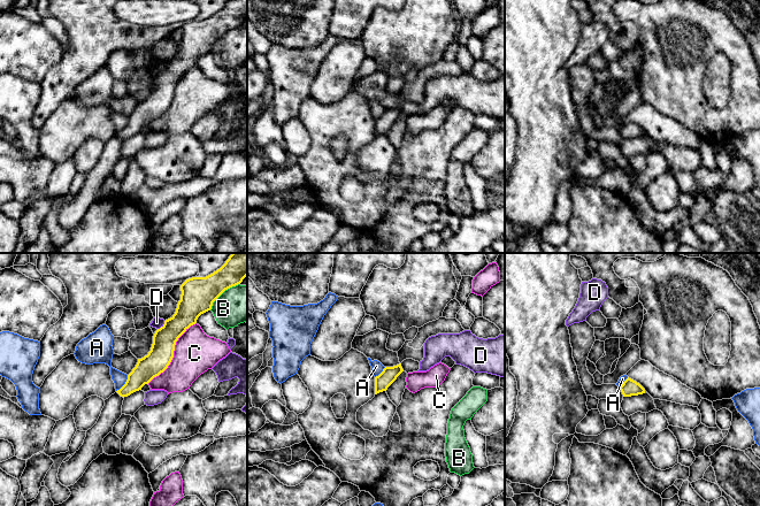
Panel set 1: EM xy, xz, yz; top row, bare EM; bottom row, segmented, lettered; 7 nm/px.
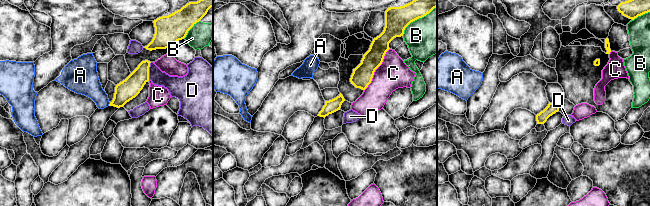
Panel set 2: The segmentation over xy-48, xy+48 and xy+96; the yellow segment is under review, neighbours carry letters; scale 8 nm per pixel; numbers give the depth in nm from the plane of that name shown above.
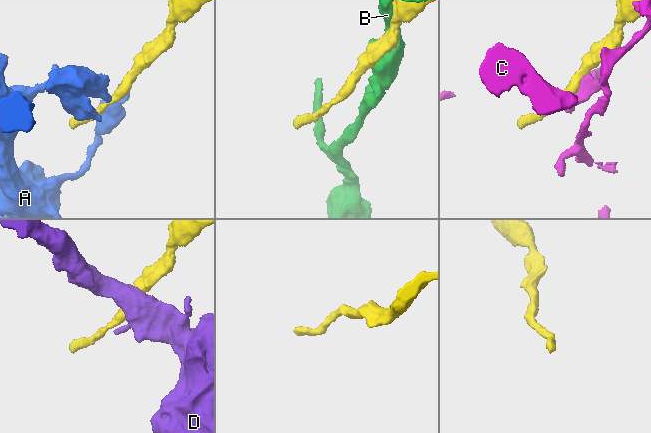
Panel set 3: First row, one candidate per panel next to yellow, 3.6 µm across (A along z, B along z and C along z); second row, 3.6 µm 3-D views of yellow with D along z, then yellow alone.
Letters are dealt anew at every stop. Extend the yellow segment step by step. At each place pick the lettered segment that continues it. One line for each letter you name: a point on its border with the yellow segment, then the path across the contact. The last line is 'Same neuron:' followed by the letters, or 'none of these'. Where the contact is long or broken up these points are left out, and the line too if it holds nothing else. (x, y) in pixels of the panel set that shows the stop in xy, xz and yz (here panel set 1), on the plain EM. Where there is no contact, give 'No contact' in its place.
Same neuron: none of these

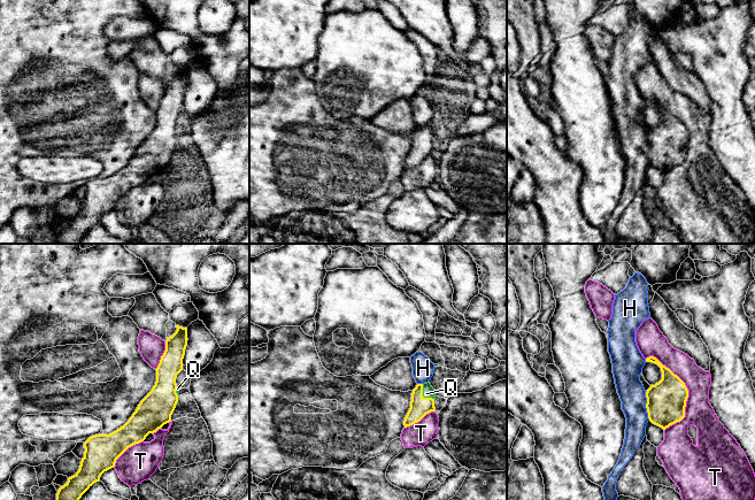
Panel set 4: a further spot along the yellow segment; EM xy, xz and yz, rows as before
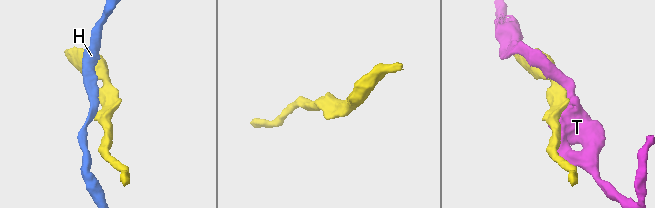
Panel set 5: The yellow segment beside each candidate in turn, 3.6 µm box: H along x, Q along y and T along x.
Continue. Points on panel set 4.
Q: Touches yellow at xz (422, 138). Path across: xz (420, 148), (422, 146), (422, 138), (428, 132)
Same neuron: Q

